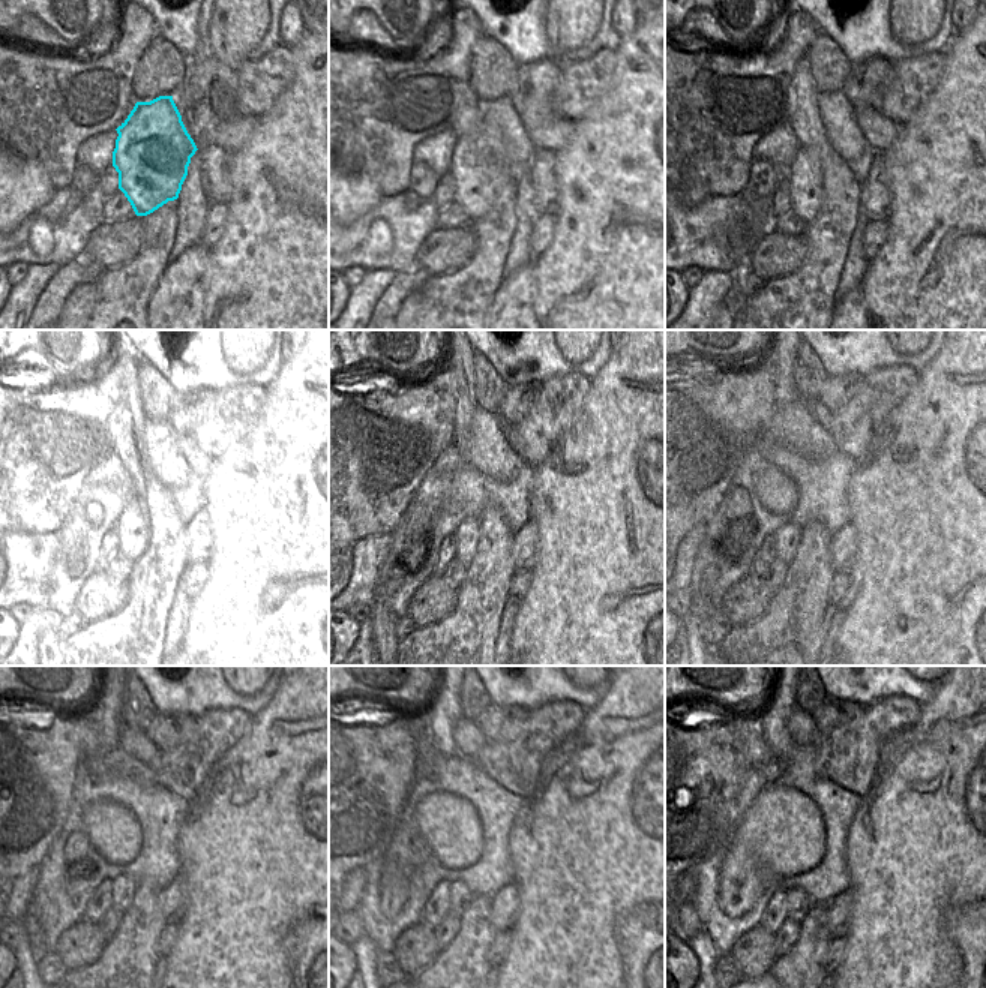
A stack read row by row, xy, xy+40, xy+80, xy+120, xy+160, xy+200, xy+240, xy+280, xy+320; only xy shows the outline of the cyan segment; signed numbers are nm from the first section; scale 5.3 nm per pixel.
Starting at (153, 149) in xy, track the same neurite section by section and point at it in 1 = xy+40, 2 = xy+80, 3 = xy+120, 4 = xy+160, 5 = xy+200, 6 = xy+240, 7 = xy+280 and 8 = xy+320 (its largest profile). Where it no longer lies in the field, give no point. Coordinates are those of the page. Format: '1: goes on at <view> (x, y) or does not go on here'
1: goes on at xy+40 (479, 168)
2: goes on at xy+80 (805, 171)
3: goes on at xy+120 (132, 526)
4: goes on at xy+160 (467, 534)
5: goes on at xy+200 (787, 540)
6: goes on at xy+240 (123, 888)
7: goes on at xy+280 (459, 897)
8: goes on at xy+320 (797, 903)

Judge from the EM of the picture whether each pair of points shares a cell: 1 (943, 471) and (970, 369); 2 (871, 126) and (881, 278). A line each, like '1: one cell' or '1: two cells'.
1: one cell
2: two cells

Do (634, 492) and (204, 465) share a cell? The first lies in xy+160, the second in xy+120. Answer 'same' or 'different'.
different

